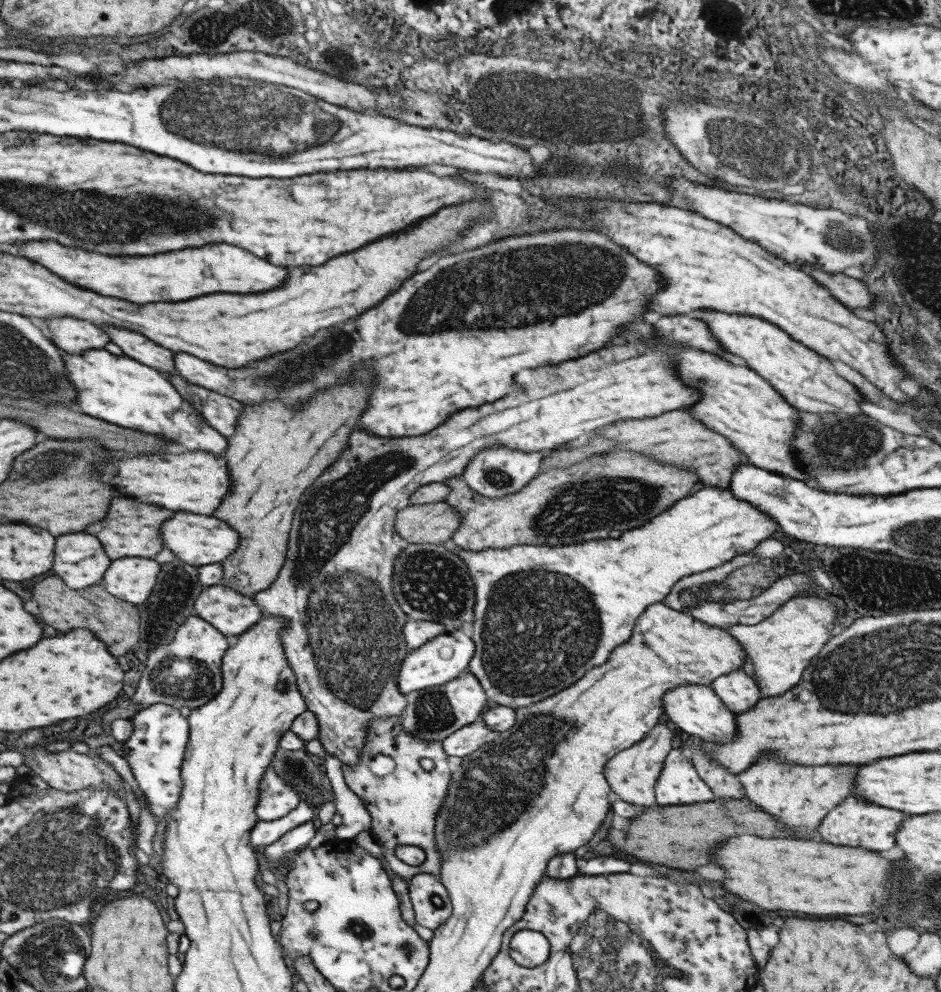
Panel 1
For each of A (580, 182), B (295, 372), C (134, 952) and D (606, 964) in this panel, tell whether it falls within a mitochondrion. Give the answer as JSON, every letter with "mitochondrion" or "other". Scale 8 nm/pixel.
{"A":"other","B":"mitochondrion","C":"other","D":"mitochondrion"}

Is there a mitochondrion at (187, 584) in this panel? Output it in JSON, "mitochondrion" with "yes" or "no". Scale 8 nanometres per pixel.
{"mitochondrion":"yes"}

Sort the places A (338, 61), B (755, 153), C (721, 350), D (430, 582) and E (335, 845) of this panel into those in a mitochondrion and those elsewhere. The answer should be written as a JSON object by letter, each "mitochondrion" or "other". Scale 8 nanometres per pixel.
{"A":"mitochondrion","B":"mitochondrion","C":"other","D":"mitochondrion","E":"other"}

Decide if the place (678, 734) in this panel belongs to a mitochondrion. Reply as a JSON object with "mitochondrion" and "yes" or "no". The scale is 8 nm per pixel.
{"mitochondrion":"no"}

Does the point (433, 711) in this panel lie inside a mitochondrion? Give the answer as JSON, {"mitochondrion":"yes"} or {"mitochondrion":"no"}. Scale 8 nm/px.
{"mitochondrion":"yes"}

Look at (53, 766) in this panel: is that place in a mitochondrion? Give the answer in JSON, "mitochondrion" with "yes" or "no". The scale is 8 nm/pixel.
{"mitochondrion":"no"}

